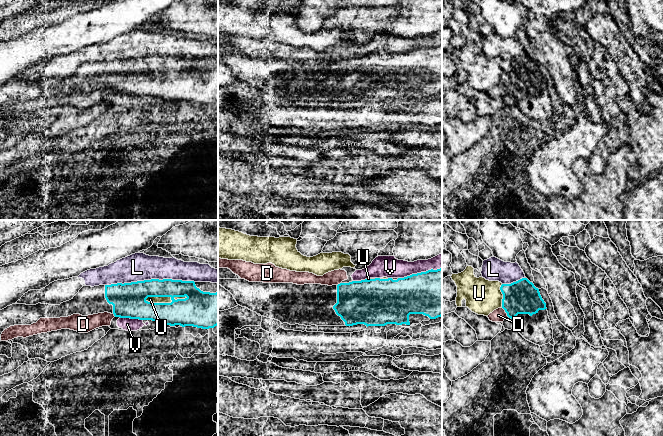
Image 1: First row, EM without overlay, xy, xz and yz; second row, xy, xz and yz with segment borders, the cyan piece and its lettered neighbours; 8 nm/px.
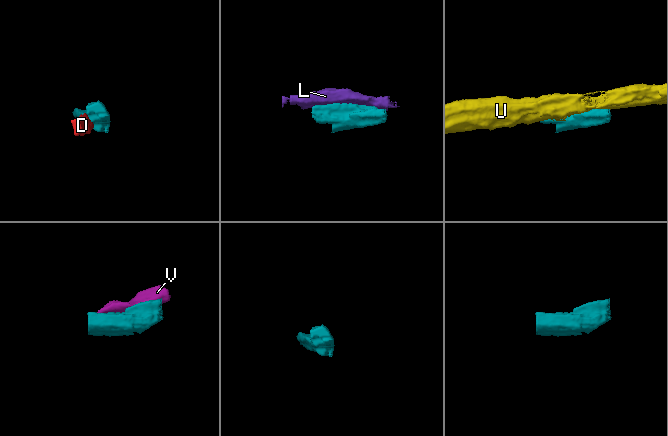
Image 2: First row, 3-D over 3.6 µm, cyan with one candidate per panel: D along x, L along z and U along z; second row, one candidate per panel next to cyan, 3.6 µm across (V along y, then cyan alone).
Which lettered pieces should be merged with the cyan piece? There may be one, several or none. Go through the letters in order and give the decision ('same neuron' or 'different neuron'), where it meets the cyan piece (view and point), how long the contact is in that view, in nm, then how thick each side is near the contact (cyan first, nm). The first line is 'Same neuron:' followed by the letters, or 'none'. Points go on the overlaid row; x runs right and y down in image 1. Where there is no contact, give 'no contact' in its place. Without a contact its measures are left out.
Same neuron: none
D: different neuron | yz (505, 311) | 90 nm | 280/110 nm
L: different neuron | xy (149, 280) | 700 nm | 280/220 nm
U: different neuron | xy (159, 303) | 220 nm | 280/50 nm
V: different neuron | xz (419, 273) | 360 nm | 380/170 nm

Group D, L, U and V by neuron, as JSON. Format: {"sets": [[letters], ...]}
{"sets": [["D", "V"], ["L"], ["U"]]}

